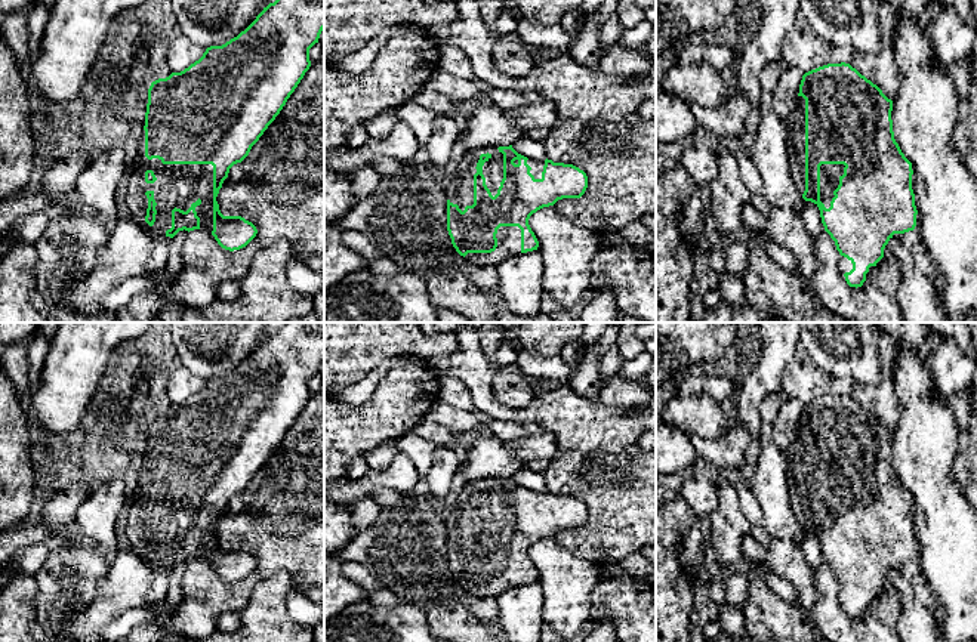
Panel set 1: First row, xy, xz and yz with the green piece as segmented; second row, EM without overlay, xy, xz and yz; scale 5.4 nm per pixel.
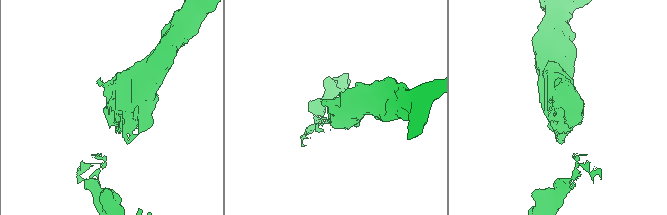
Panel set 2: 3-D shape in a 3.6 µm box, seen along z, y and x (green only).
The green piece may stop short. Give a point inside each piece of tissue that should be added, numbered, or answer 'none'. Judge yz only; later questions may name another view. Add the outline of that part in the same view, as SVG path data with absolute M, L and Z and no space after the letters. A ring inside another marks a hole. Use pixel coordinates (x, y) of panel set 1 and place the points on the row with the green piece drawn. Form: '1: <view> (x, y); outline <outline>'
1: yz (829, 173); outline M822 164L820 166L820 201L826 209L835 197L833 191L839 185L839 178L844 175L844 164Z

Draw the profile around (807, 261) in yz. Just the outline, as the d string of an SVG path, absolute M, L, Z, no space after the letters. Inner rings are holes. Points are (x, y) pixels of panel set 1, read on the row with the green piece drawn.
M773 207L767 216L765 231L773 241L788 247L796 256L801 278L811 284L817 271L817 259L813 237L805 229L801 214L788 207Z

